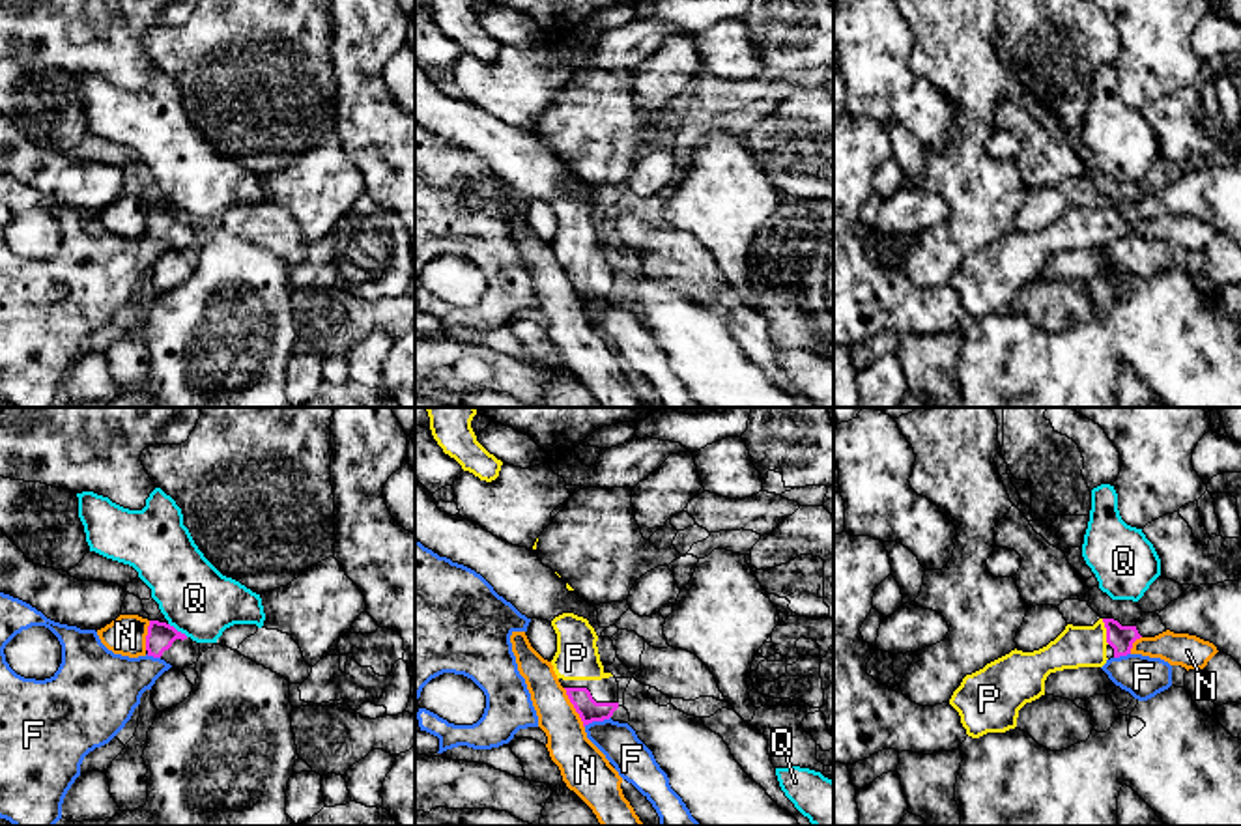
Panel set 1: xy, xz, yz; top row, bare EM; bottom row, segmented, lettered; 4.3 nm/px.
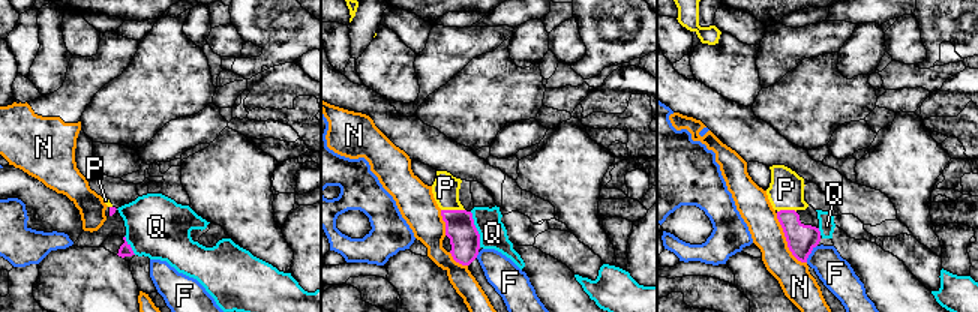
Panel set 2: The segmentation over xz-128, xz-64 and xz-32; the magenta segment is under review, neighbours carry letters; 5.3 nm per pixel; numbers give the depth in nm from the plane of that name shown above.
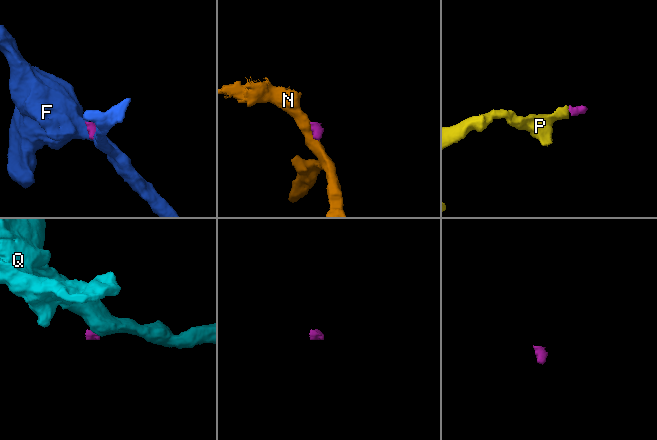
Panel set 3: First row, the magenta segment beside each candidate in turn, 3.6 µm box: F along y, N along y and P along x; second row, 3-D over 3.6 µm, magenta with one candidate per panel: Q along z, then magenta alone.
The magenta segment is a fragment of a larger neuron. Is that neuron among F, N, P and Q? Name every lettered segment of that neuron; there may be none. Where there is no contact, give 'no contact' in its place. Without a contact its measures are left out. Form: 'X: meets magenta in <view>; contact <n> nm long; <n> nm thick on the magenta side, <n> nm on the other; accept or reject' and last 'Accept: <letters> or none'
F: meets magenta in xz; contact 130 nm long; 100 nm thick on the magenta side, 170 nm on the other; reject
N: meets magenta in xz; contact 200 nm long; 100 nm thick on the magenta side, 190 nm on the other; reject
P: meets magenta in yz; contact 120 nm long; 110 nm thick on the magenta side, 180 nm on the other; accept
Q: meets magenta in xy; contact 110 nm long; 120 nm thick on the magenta side, 300 nm on the other; reject
Accept: P

